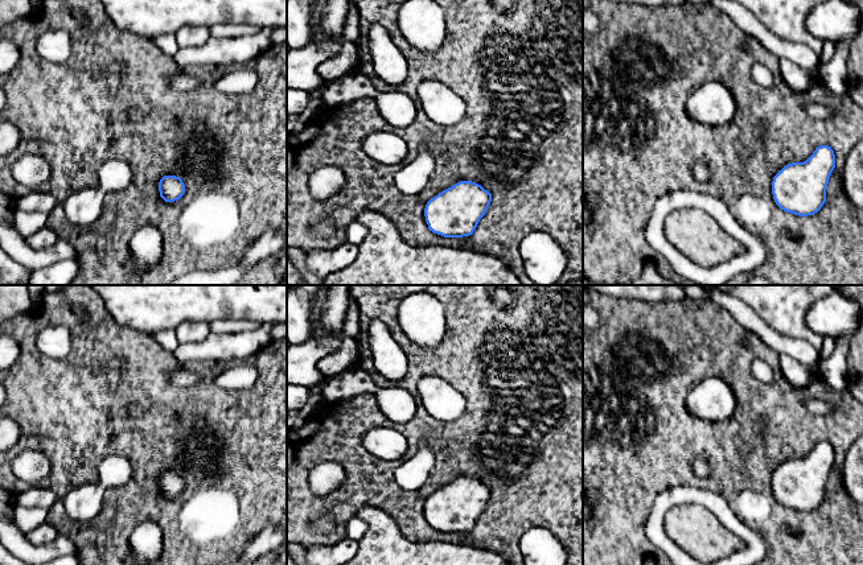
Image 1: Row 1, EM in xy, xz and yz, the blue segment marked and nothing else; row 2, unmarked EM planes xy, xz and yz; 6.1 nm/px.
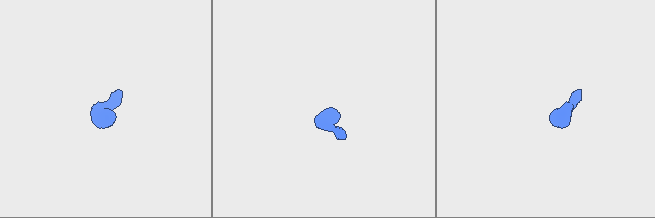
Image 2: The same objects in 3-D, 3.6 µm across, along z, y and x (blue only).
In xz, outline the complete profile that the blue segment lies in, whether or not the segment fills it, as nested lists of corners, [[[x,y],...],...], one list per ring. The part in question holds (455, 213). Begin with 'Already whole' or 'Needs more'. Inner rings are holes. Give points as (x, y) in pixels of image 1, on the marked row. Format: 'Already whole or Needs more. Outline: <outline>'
Already whole. Outline: [[[460,181],[431,198],[424,209],[428,230],[444,238],[469,236],[492,202],[492,194],[472,181]]]

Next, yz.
Already whole. Outline: [[[829,145],[817,147],[804,162],[785,165],[772,181],[776,205],[794,215],[814,215],[826,202],[826,189],[834,168],[835,154]]]

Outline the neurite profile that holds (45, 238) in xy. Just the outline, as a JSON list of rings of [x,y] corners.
[[[44,226],[40,231],[28,236],[25,240],[34,249],[44,249],[56,244],[59,238],[52,228]]]

